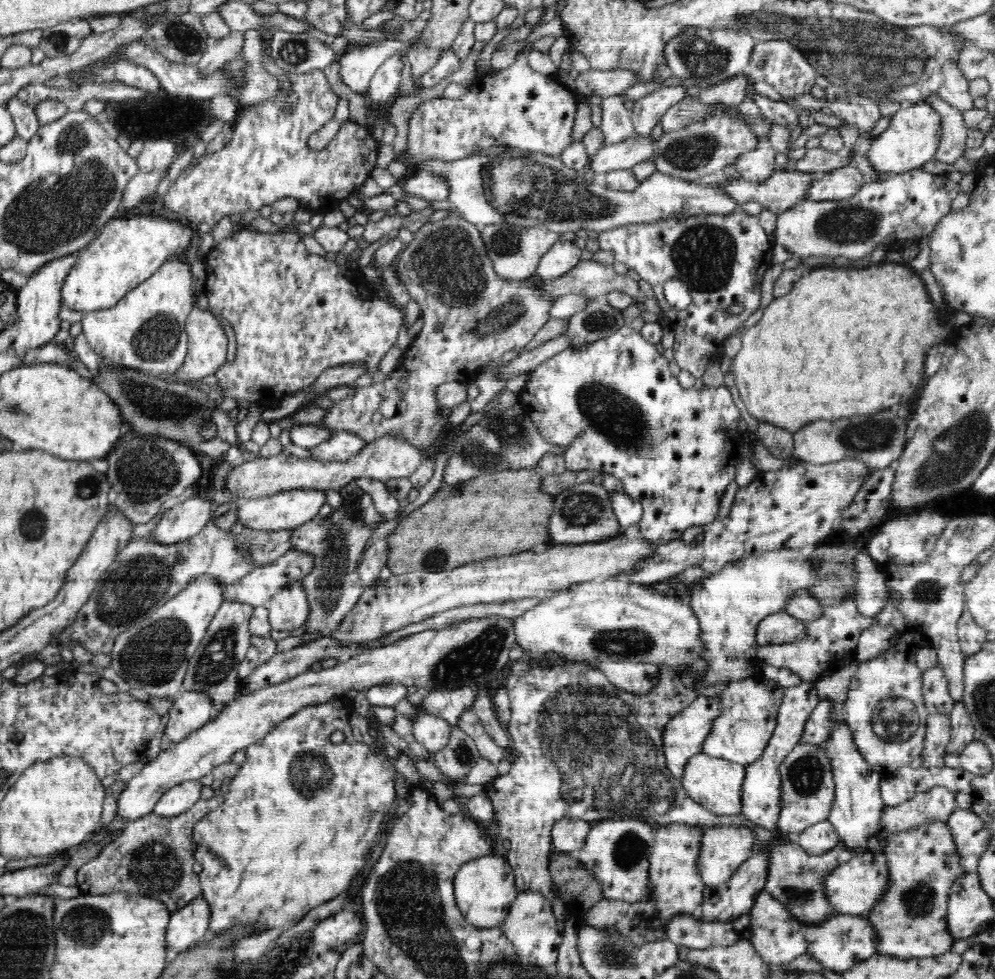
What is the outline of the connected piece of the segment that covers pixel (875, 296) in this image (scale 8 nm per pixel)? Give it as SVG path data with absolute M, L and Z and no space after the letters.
M885 261L885 262L879 262L879 263L876 263L876 264L874 264L874 265L872 265L872 266L870 266L870 268L866 268L866 270L850 270L850 268L848 268L848 270L846 270L846 268L834 268L834 266L846 266L846 264L844 264L844 263L840 263L840 264L835 264L835 265L833 265L833 266L820 266L820 267L817 267L817 268L813 268L813 269L808 269L808 270L807 270L807 272L810 272L810 274L808 274L808 276L804 276L804 278L800 278L800 280L798 280L798 284L794 284L794 288L792 288L792 292L790 292L790 294L785 294L785 295L784 295L784 296L781 296L781 297L780 297L780 298L774 298L774 300L773 300L773 301L772 301L772 302L770 302L770 304L768 304L768 306L767 306L767 307L766 307L766 308L765 308L765 309L764 309L764 310L763 310L763 314L762 314L762 318L760 318L760 320L758 320L758 322L756 322L756 324L755 324L755 325L754 325L754 326L753 326L753 327L752 327L752 328L749 328L749 329L745 329L745 331L744 331L744 332L743 332L743 333L742 333L742 334L741 334L741 340L742 340L742 347L741 347L741 349L740 349L740 350L739 350L739 352L738 352L738 353L737 353L737 354L736 354L736 355L735 355L735 357L734 357L734 358L733 358L733 359L732 359L732 360L731 360L731 368L732 368L732 371L733 371L733 374L734 374L734 380L735 380L735 385L736 385L736 386L737 386L737 388L738 388L738 392L739 392L739 394L740 394L740 398L741 398L741 400L742 400L742 402L744 402L744 406L746 406L746 410L747 410L747 411L748 411L748 414L750 414L750 416L754 416L754 418L756 418L756 420L761 420L761 421L762 421L762 422L767 422L767 423L768 423L768 424L770 424L770 425L774 425L774 426L776 426L776 427L778 427L778 429L784 429L784 430L786 430L786 431L788 431L788 432L791 432L791 433L792 433L792 434L794 434L794 432L798 432L798 431L800 431L800 430L801 430L801 429L802 429L802 428L803 428L803 427L804 427L804 426L807 426L807 425L808 425L808 422L814 422L814 420L828 420L828 421L834 421L834 420L838 420L838 418L850 418L850 416L854 416L854 414L876 414L876 412L880 412L880 410L884 410L884 408L888 408L888 406L892 406L892 404L902 404L902 402L908 402L908 400L910 400L910 398L912 398L912 396L914 396L914 394L916 394L916 390L918 390L918 388L920 388L920 384L922 384L922 378L924 378L924 376L925 376L925 372L924 372L924 358L926 358L926 352L928 352L928 348L930 348L930 346L934 346L934 344L936 344L936 343L940 343L940 342L944 342L944 338L945 338L945 335L946 335L946 334L947 334L947 332L948 332L948 331L949 331L949 328L948 328L948 327L945 327L945 326L942 326L942 322L940 322L940 318L938 318L938 308L936 308L936 306L934 306L934 304L932 304L932 302L930 302L930 296L928 296L928 292L926 292L926 288L924 288L924 284L922 284L922 279L921 279L921 278L918 278L918 276L919 276L919 275L918 275L918 273L917 273L917 272L916 272L916 271L914 271L914 269L912 269L912 268L911 268L911 267L910 267L910 266L908 266L908 265L906 265L906 264L904 264L904 263L903 263L903 264L900 264L900 263L894 263L894 262L889 262L889 261Z

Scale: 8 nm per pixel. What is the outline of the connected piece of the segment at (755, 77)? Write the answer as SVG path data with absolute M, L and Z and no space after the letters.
M769 40L758 43L750 56L750 62L744 72L753 85L767 88L776 97L801 98L810 94L817 77L816 69L811 65L802 51L785 40Z

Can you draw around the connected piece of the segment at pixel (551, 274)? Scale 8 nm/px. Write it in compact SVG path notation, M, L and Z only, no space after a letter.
M559 240L556 244L552 244L548 252L545 252L540 259L536 275L544 281L560 278L581 261L581 252L582 249L578 247L578 244Z

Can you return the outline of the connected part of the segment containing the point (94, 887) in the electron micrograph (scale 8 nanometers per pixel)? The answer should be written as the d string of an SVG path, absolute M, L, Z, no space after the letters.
M225 795L218 798L200 799L194 806L191 806L186 812L173 817L161 817L154 813L146 814L138 820L127 821L123 830L117 838L108 842L96 858L86 862L77 870L77 886L82 895L106 895L114 892L134 892L144 897L152 898L163 902L172 914L174 911L181 910L195 898L201 896L201 884L199 874L194 873L192 864L194 864L194 825L202 820L202 817L216 810L222 802L225 801Z

